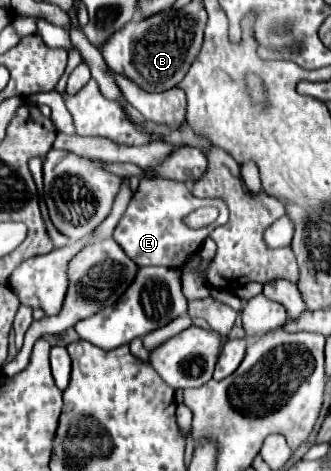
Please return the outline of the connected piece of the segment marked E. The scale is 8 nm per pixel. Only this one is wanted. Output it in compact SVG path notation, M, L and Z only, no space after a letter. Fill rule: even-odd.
M150 177L150 179L142 179L138 189L134 191L124 217L120 219L118 227L114 229L114 239L116 239L116 243L122 245L126 255L140 267L142 265L162 265L162 267L178 269L178 267L184 267L184 263L190 255L200 251L200 245L212 233L212 229L224 225L226 221L228 221L228 205L224 203L224 199L220 199L220 197L200 199L200 197L194 197L190 193L188 185L182 181ZM204 205L216 205L220 209L218 219L202 229L186 227L182 217L186 217L190 211L204 207Z

